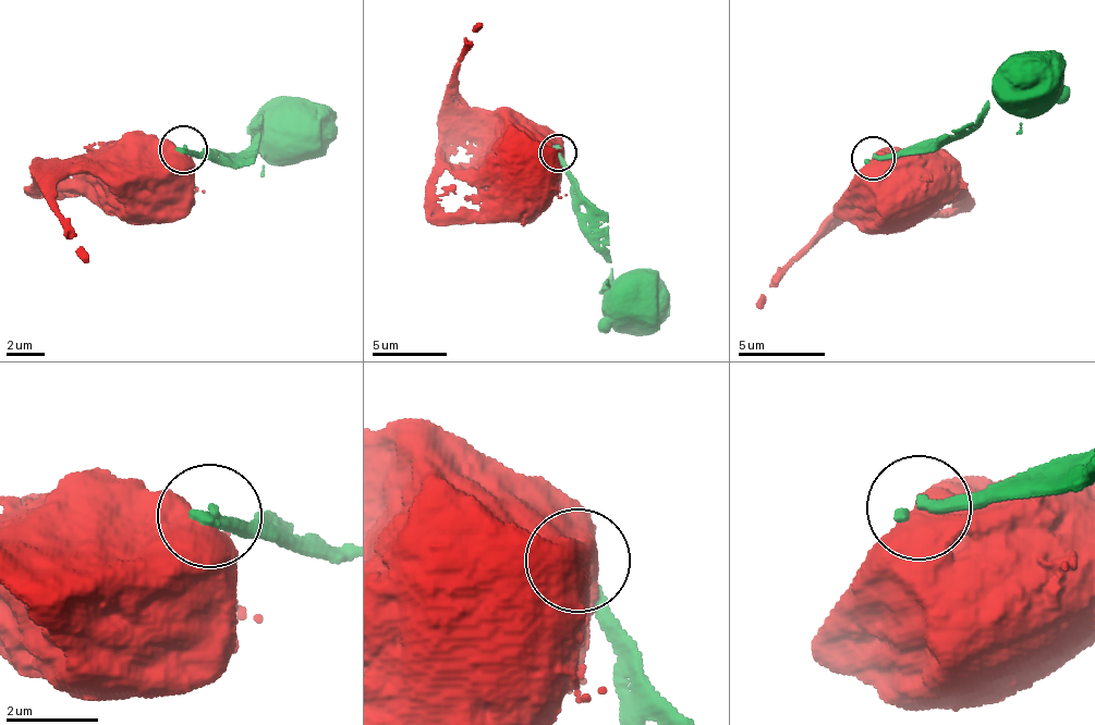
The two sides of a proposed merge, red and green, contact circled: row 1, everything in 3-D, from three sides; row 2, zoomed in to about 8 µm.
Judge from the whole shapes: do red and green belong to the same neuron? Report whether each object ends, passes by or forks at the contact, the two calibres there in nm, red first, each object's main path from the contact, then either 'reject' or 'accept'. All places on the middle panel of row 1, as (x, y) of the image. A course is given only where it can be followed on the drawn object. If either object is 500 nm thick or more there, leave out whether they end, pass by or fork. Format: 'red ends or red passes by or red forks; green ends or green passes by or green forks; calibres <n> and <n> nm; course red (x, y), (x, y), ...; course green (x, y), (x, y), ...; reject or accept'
calibres 950 and 300 nm; course red (557, 154), (546, 154), (527, 174), (518, 169); course green (557, 154), (581, 233), (609, 263), (610, 280), (636, 293); reject

